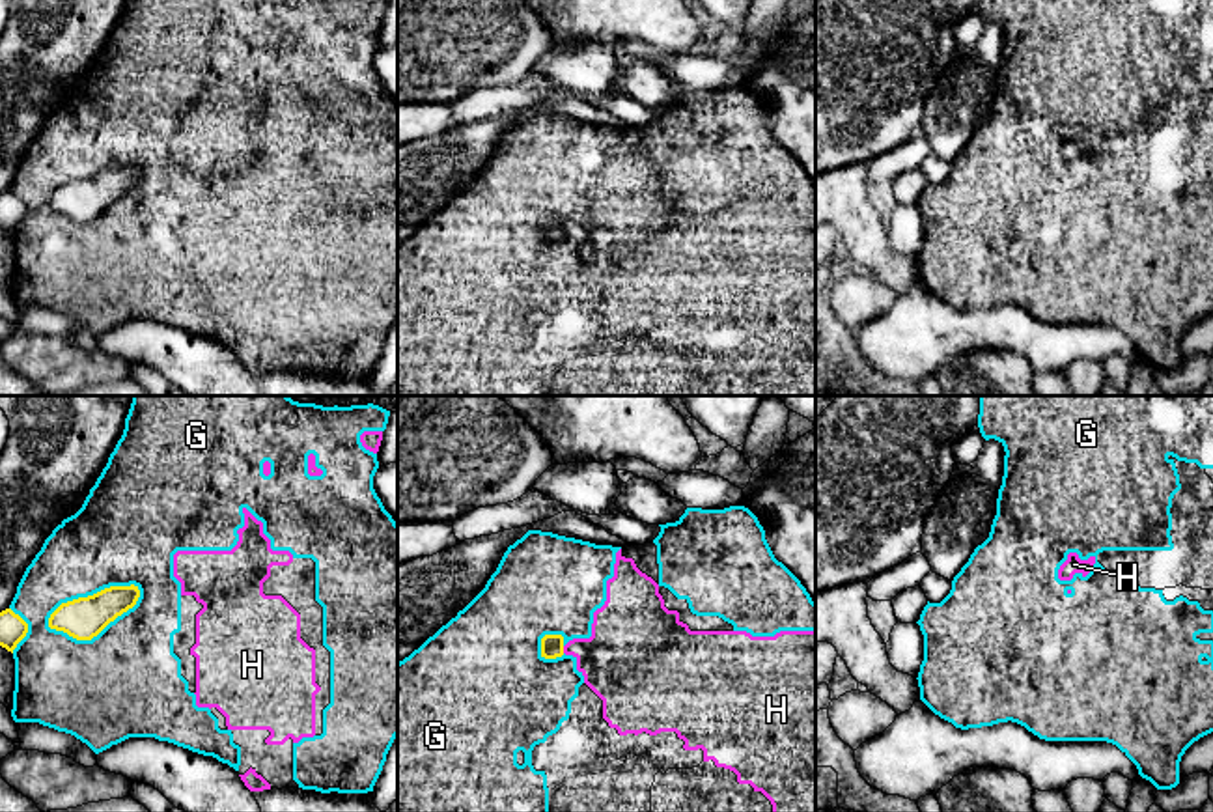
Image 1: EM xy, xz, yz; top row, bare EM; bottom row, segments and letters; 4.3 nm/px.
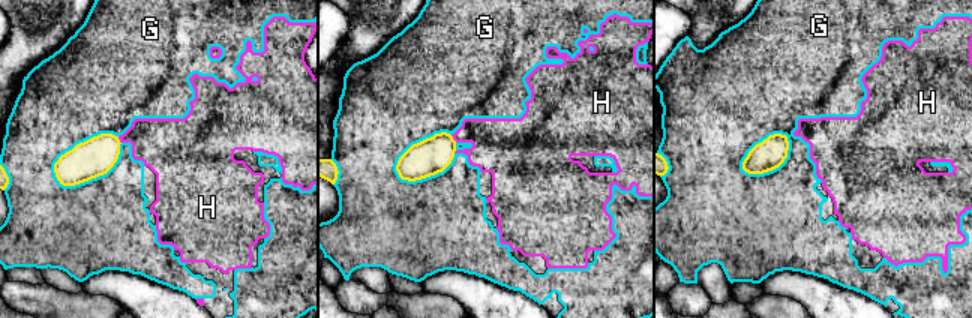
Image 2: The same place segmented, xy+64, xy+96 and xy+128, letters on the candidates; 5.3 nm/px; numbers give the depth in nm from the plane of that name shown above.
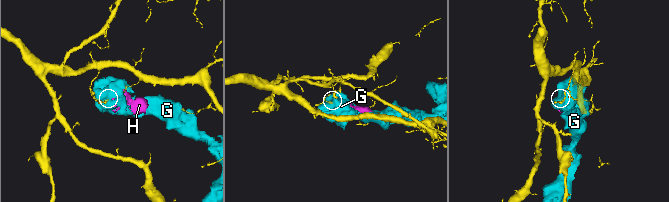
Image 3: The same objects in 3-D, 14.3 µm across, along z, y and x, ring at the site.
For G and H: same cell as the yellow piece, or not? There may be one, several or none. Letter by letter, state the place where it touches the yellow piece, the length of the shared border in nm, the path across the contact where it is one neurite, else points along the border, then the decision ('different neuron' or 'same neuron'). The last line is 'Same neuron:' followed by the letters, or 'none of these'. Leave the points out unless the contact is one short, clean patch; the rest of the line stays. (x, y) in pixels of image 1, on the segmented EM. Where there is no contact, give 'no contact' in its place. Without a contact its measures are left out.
G: xy (90, 596) | 440 nm | different neuron
H: xz (562, 650) | 30 nm | along xz (562, 646), (564, 652) | different neuron
Same neuron: none of these

